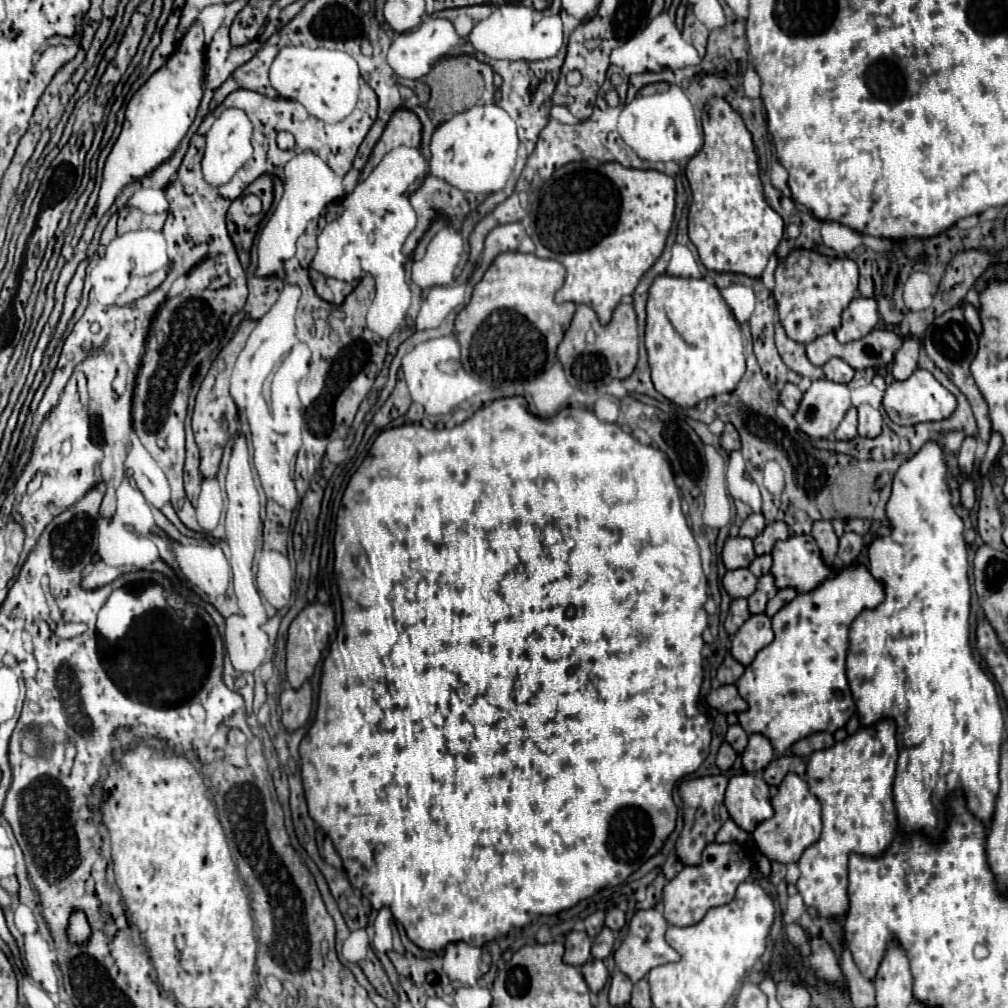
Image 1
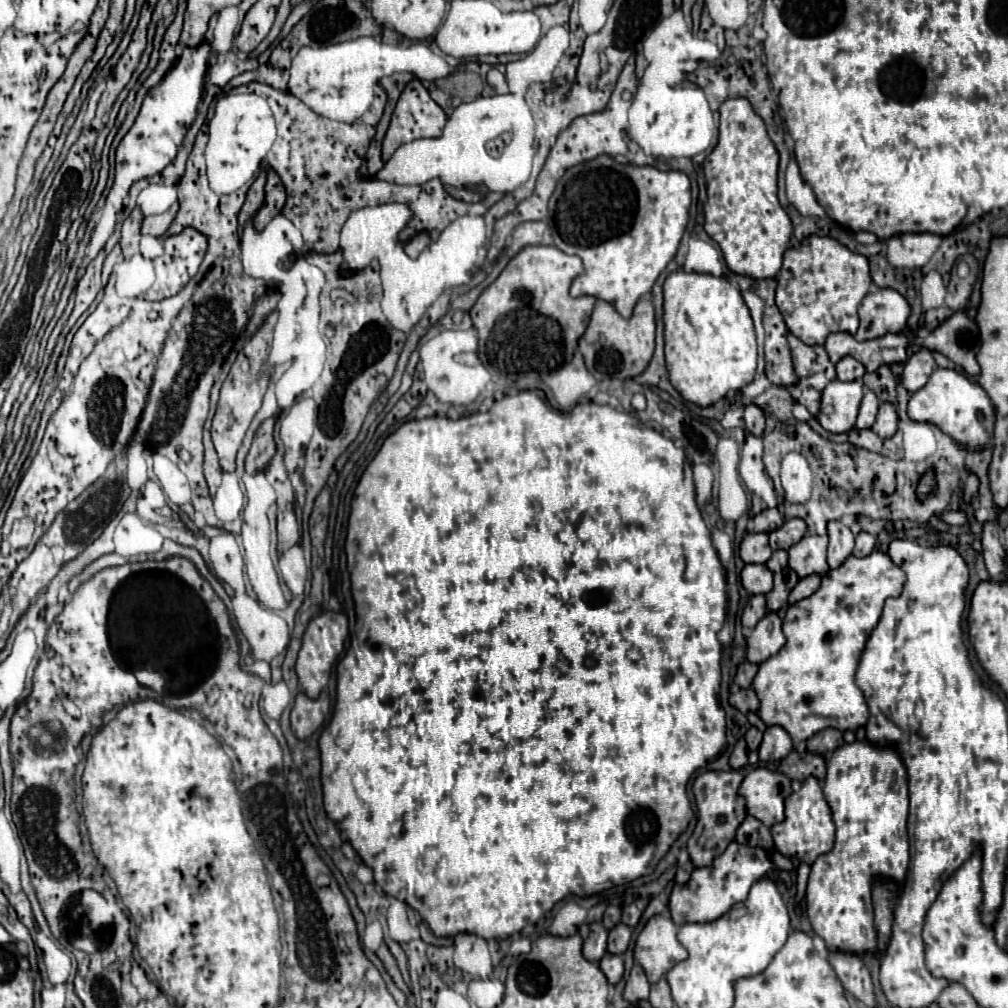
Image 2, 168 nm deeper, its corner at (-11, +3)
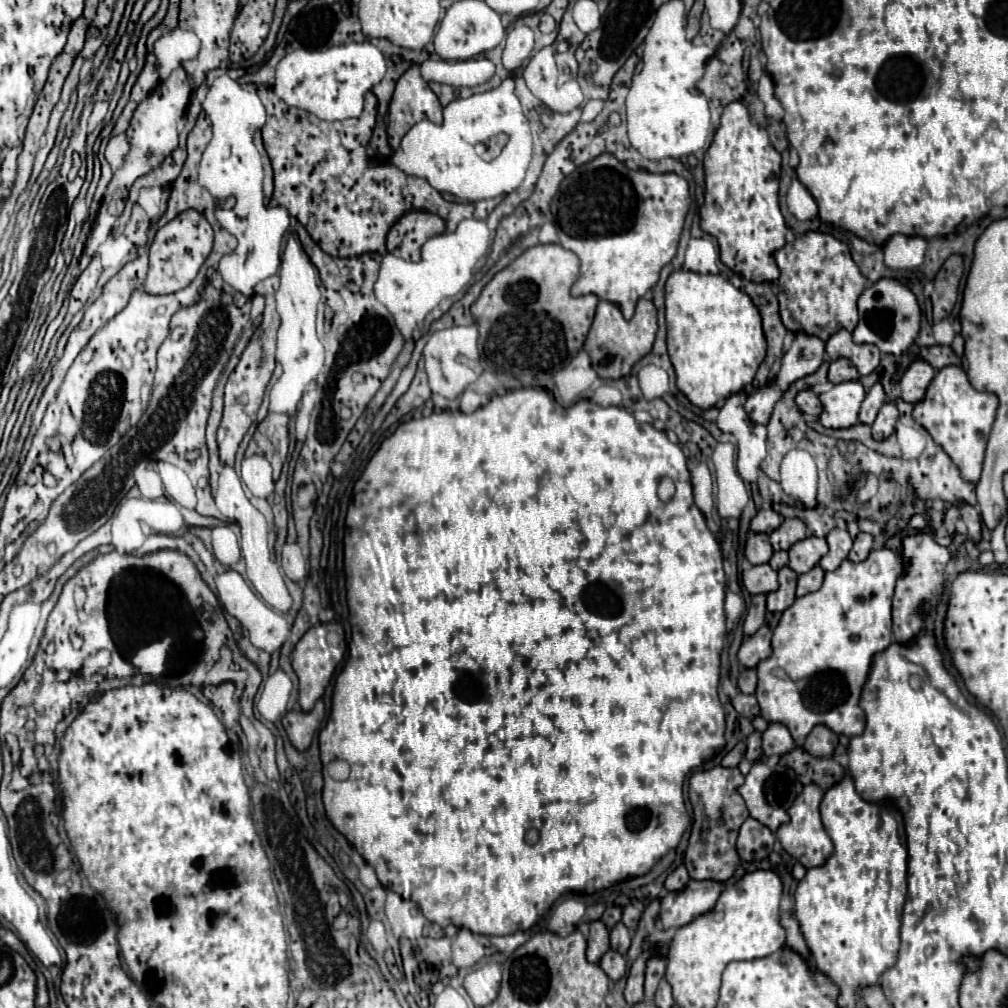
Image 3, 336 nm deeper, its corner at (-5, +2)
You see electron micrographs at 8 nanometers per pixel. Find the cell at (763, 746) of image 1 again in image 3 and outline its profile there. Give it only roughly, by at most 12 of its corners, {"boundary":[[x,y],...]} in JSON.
{"boundary":[[770,723],[762,733],[764,757],[794,749],[790,731]]}

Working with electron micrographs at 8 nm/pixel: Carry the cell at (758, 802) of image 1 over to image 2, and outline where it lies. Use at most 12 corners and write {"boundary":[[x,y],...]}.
{"boundary":[[754,768],[738,792],[748,814],[770,828],[792,794],[786,774]]}

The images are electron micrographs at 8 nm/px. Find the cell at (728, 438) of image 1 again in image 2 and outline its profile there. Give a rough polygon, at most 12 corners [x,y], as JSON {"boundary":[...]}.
{"boundary":[[748,404],[744,422],[748,432],[762,436],[766,418],[762,408]]}

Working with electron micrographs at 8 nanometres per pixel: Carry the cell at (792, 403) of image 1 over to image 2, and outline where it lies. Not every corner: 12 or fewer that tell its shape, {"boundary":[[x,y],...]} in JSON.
{"boundary":[[808,386],[798,402],[812,416],[820,410],[820,392]]}

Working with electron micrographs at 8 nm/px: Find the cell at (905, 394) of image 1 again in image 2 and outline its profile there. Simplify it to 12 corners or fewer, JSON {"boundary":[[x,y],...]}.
{"boundary":[[934,370],[908,416],[968,450],[994,438],[996,412],[966,374]]}

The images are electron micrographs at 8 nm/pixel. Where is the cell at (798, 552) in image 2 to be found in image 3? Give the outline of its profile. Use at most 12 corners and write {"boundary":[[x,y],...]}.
{"boundary":[[806,537],[788,549],[788,567],[808,573],[828,553],[826,539]]}

